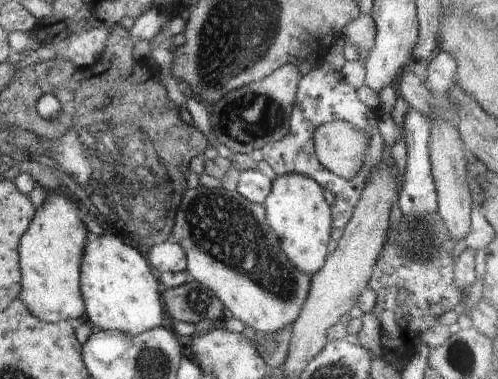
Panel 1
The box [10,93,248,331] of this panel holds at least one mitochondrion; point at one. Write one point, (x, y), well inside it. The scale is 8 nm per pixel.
(199, 302)

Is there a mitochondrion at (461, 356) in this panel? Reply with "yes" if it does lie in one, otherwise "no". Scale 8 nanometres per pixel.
yes

